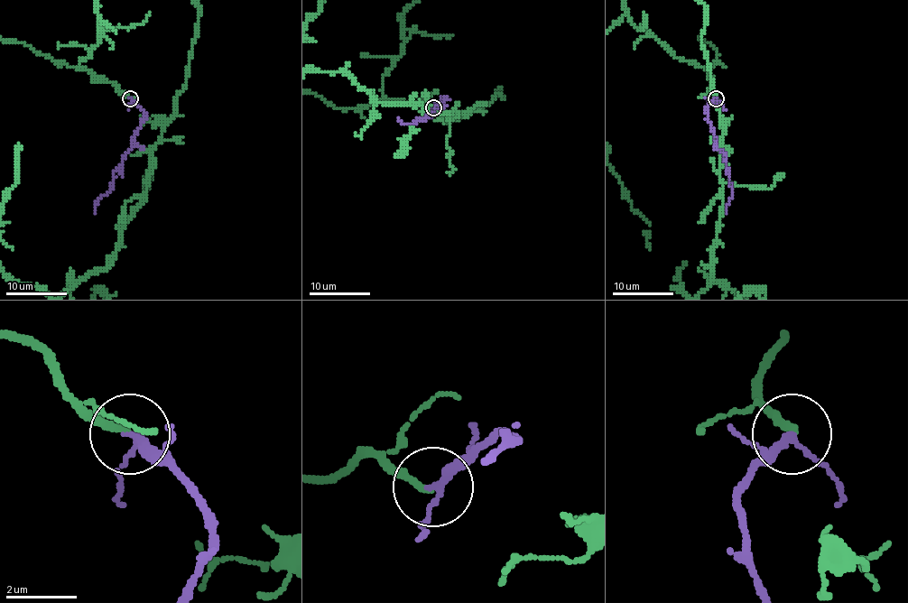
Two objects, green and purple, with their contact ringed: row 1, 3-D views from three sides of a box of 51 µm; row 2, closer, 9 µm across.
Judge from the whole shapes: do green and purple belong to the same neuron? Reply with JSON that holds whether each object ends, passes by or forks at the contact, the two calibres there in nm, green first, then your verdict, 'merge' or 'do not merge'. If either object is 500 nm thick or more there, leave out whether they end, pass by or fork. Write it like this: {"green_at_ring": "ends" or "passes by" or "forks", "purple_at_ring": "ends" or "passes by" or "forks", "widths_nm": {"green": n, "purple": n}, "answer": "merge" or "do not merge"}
{"green_at_ring": "ends", "purple_at_ring": "passes by", "widths_nm": {"green": 190, "purple": 200}, "answer": "merge"}

